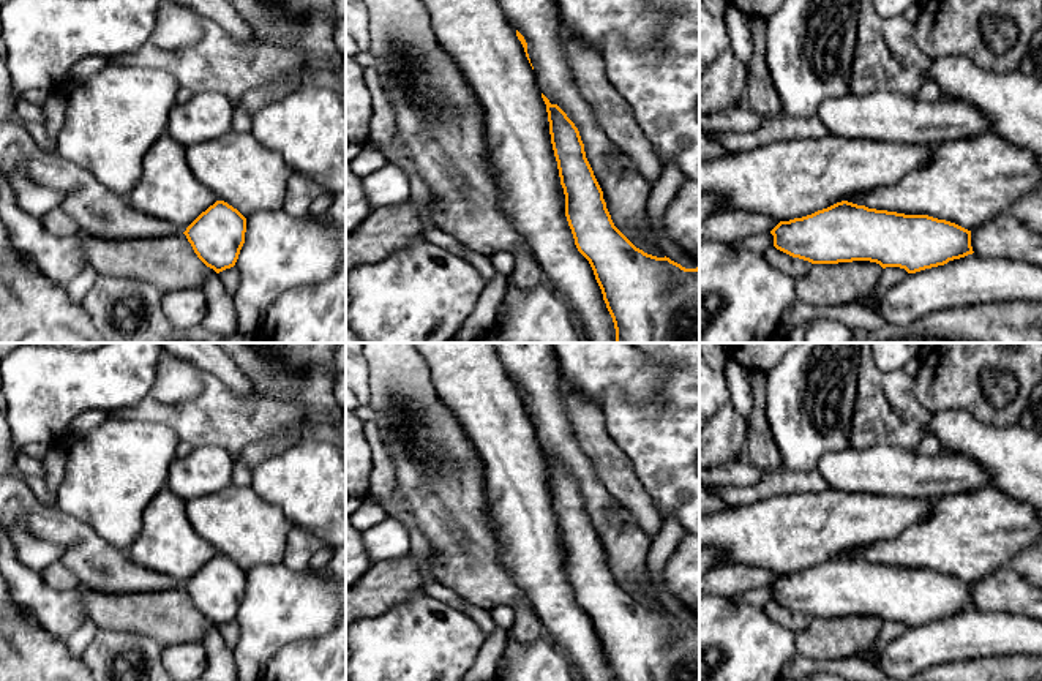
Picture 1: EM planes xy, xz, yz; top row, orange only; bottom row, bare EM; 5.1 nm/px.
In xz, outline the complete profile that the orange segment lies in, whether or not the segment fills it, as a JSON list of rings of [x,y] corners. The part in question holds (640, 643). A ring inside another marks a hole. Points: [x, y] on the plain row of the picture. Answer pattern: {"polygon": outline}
{"polygon": [[[543,447],[542,452],[565,548],[565,570],[578,605],[594,624],[614,681],[699,681],[699,621],[685,623],[666,610],[647,608],[614,580],[578,482],[557,458]]]}

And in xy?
{"polygon": [[[216,555],[183,586],[197,611],[216,627],[235,619],[245,597],[246,572],[224,555]]]}

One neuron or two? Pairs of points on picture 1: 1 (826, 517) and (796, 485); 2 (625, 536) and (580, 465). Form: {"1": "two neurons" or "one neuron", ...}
{"1": "two neurons", "2": "one neuron"}

